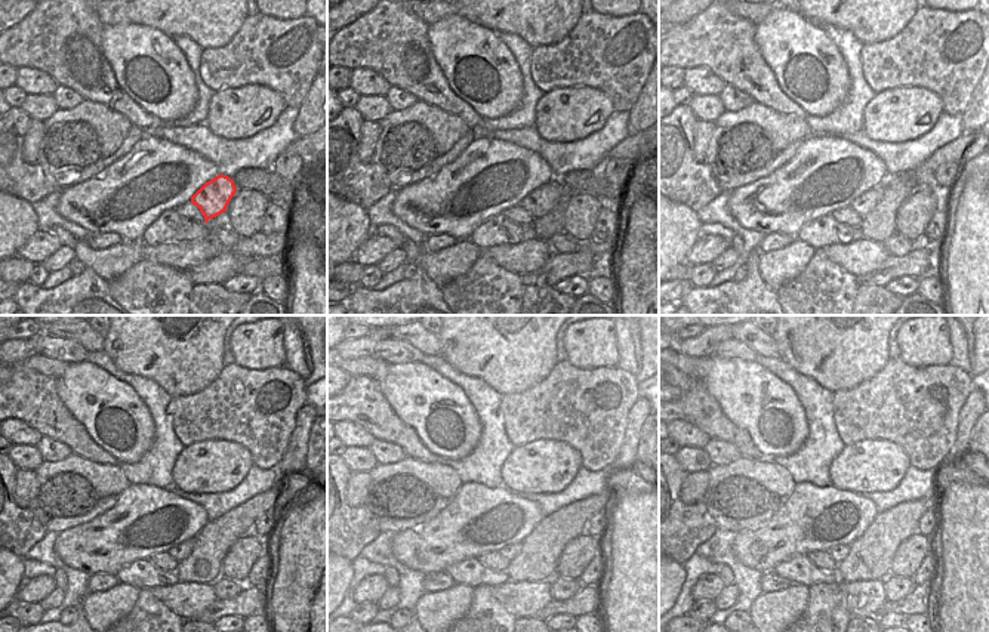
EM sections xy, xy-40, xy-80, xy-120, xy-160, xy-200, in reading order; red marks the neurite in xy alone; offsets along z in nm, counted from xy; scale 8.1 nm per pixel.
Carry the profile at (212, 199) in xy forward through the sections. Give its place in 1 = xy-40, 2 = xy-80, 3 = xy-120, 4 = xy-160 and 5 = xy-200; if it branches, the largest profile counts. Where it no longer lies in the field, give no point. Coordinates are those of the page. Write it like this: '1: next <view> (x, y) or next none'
1: next xy-40 (538, 203)
2: next xy-80 (866, 202)
3: next xy-120 (181, 551)
4: next xy-160 (510, 552)
5: next xy-200 (837, 552)

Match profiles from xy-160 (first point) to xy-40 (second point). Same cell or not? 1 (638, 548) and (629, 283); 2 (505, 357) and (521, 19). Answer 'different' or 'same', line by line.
1: same
2: same

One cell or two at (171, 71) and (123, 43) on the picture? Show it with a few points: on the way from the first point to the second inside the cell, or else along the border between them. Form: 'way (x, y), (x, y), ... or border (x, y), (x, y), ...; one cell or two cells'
way (159, 61), (151, 55), (135, 52); one cell

